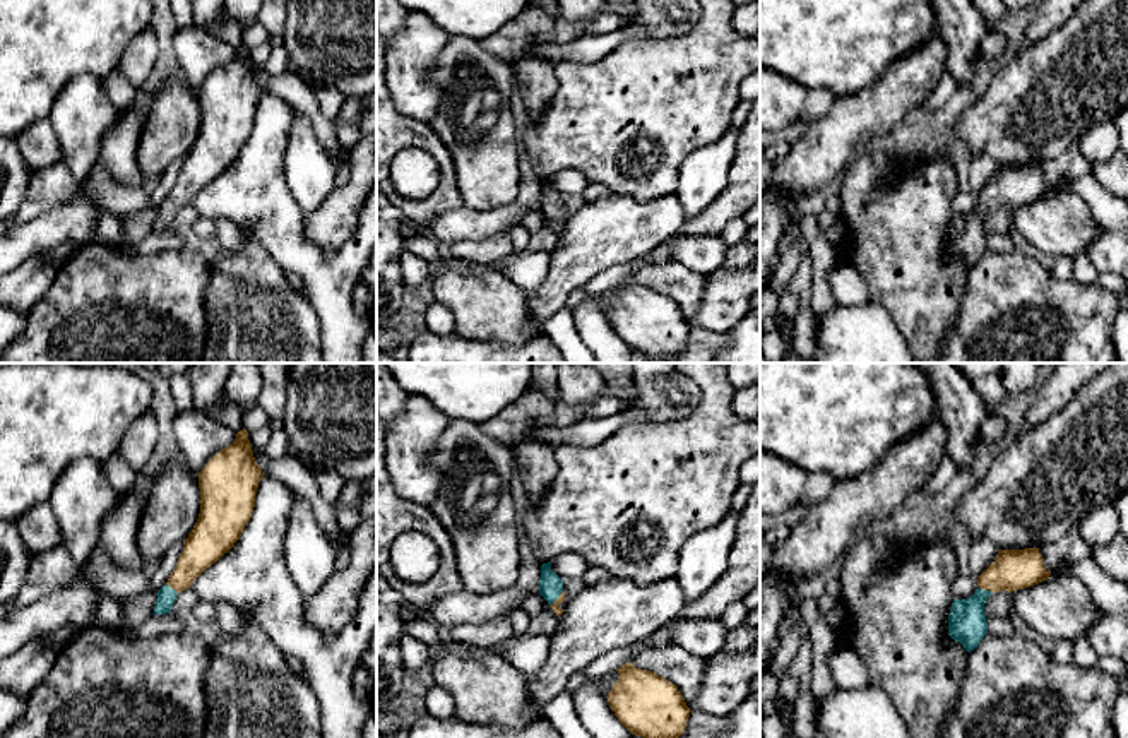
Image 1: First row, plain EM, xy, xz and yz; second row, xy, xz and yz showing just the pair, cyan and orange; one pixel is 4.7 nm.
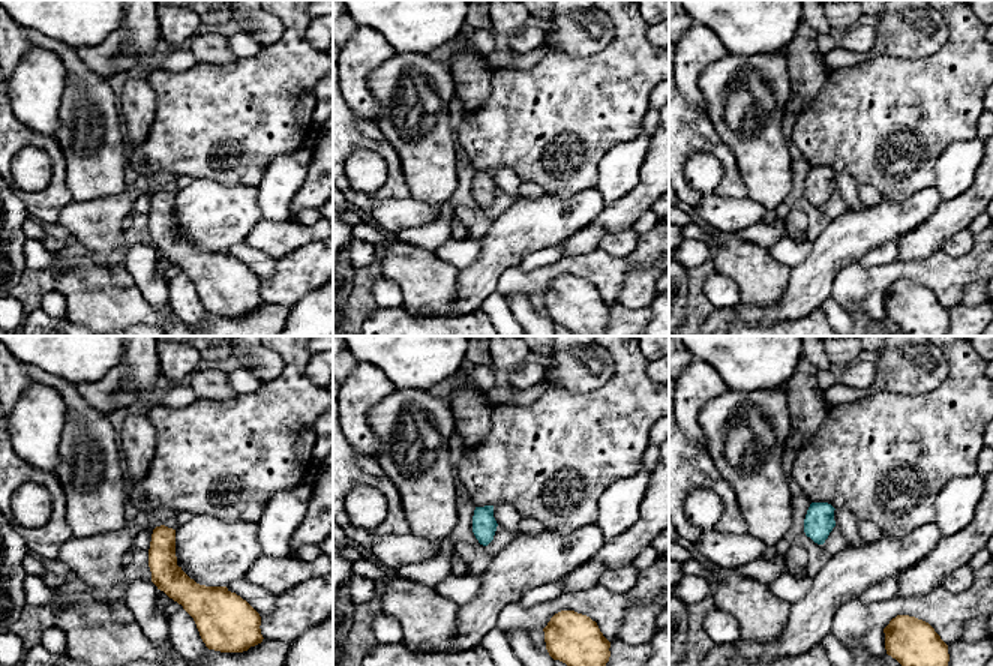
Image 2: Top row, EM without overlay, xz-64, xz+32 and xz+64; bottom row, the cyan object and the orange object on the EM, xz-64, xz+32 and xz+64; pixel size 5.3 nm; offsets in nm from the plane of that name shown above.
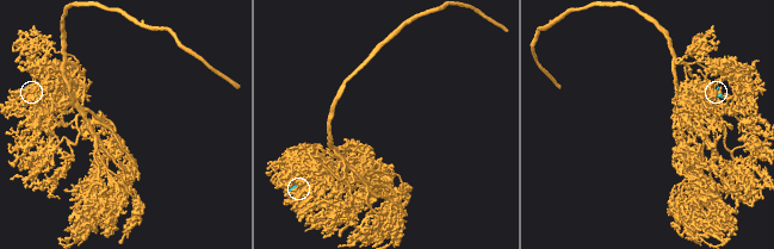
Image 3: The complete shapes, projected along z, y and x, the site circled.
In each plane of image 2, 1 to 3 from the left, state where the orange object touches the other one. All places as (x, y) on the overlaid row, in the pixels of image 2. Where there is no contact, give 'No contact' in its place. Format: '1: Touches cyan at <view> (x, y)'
1: No contact
2: No contact
3: No contact

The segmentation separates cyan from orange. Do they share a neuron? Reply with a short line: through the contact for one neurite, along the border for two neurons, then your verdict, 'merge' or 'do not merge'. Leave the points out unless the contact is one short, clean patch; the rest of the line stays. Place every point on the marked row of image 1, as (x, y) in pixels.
line yz (967, 624), (969, 612), (986, 591), (1012, 569); merge

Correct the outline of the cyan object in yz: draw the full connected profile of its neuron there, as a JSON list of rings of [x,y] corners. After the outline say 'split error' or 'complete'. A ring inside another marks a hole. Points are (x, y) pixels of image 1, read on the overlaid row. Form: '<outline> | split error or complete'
[[[1039,548],[998,550],[994,562],[977,577],[977,589],[967,599],[953,599],[948,635],[967,652],[988,634],[986,599],[1000,591],[1013,592],[1049,579]]] | split error

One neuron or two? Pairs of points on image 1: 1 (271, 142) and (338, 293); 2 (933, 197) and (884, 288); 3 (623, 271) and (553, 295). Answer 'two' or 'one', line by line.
1: one
2: one
3: two

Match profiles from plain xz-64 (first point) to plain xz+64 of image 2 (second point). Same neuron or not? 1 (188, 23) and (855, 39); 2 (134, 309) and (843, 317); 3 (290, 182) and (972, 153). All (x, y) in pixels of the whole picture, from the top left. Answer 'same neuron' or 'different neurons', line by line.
1: different neurons
2: different neurons
3: same neuron

